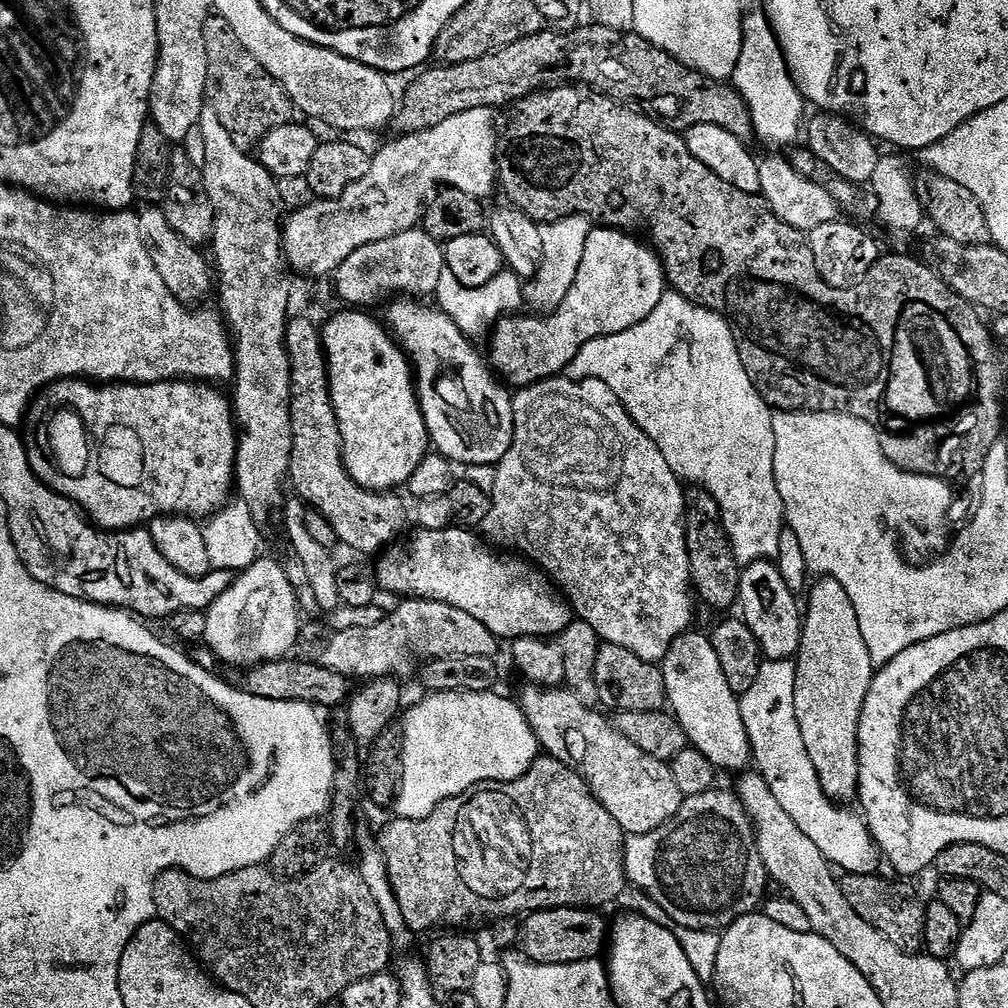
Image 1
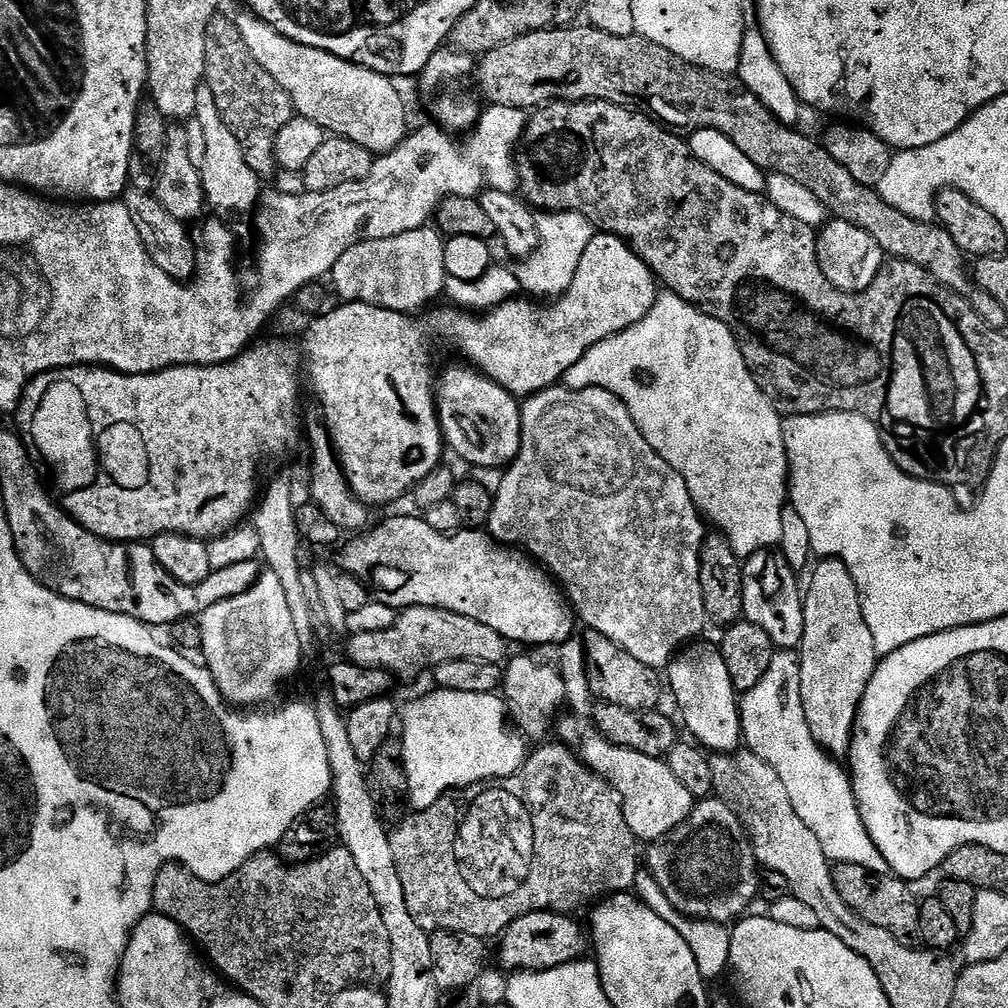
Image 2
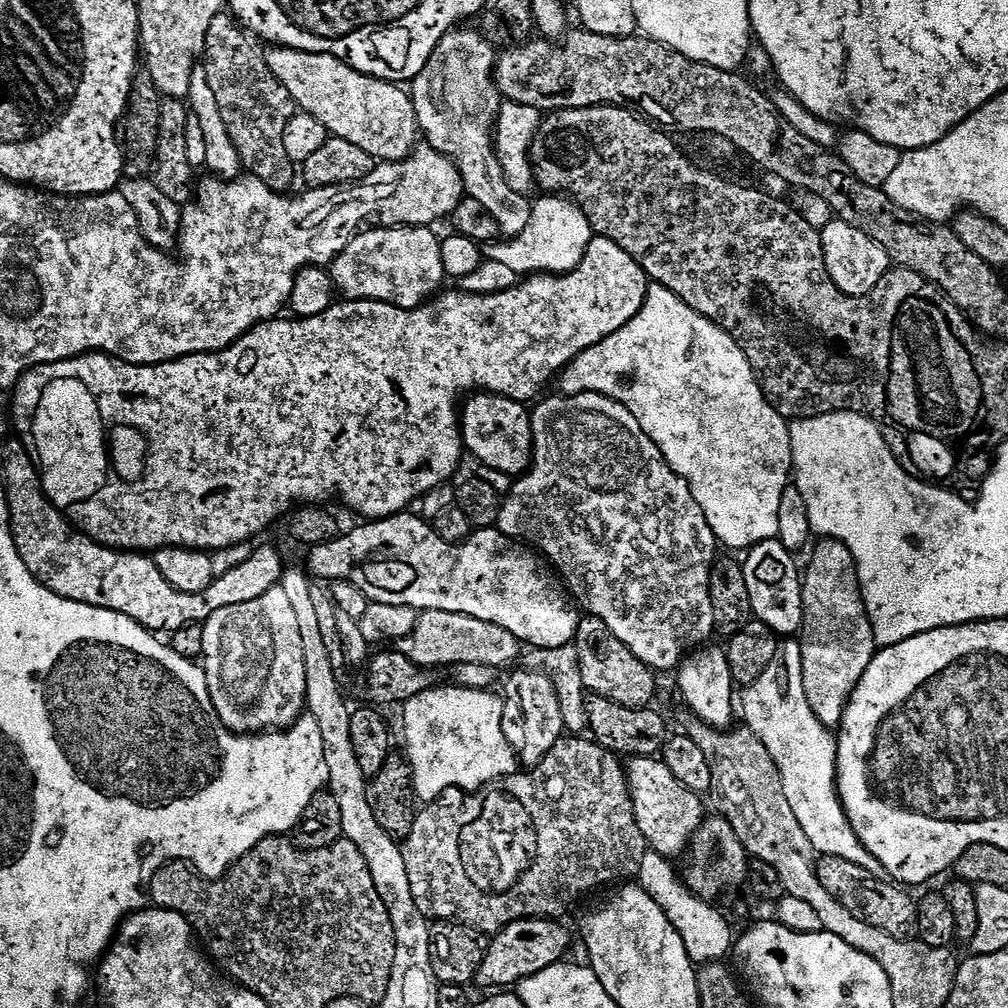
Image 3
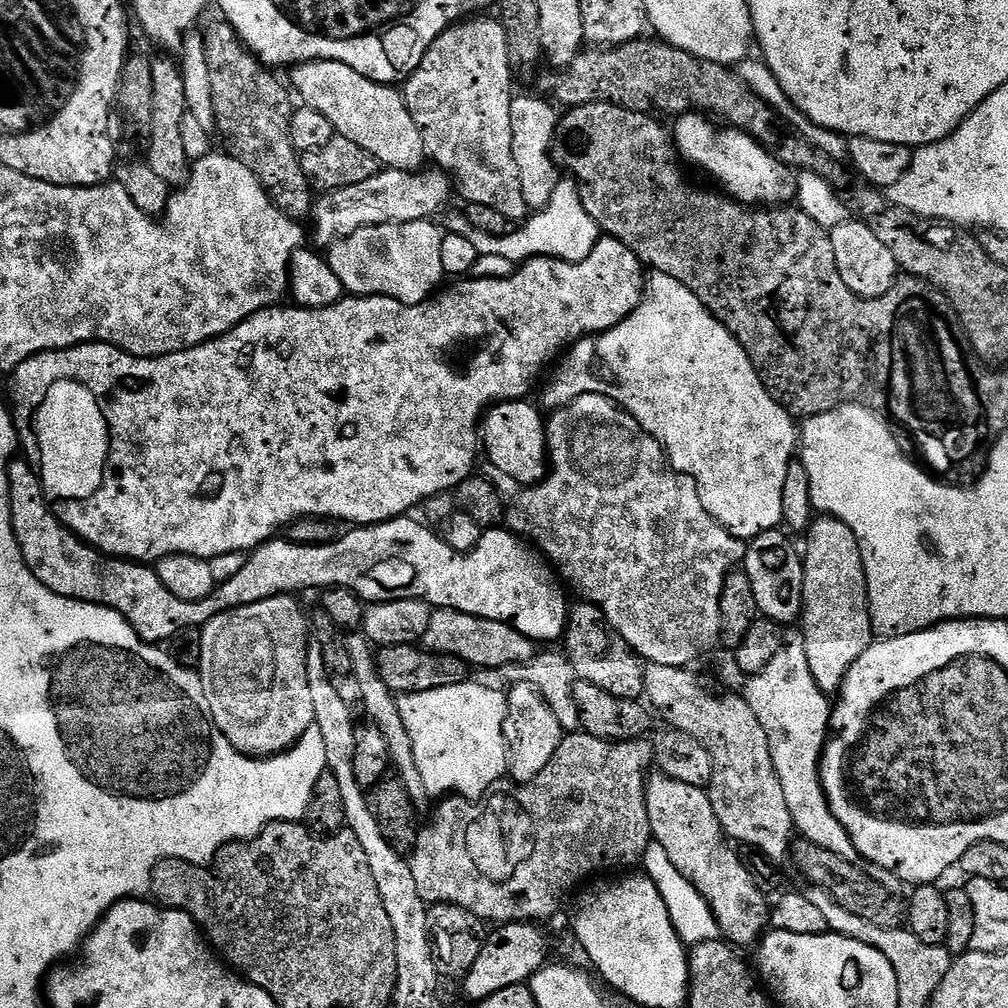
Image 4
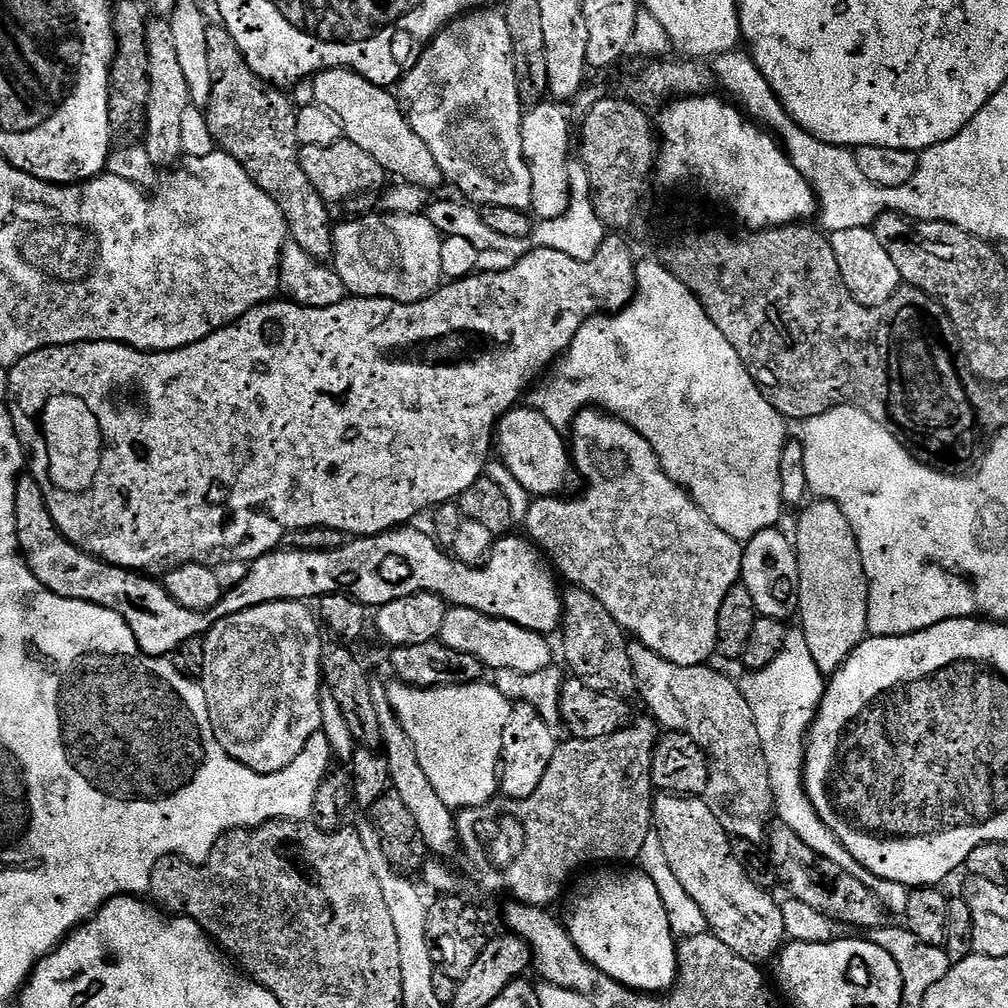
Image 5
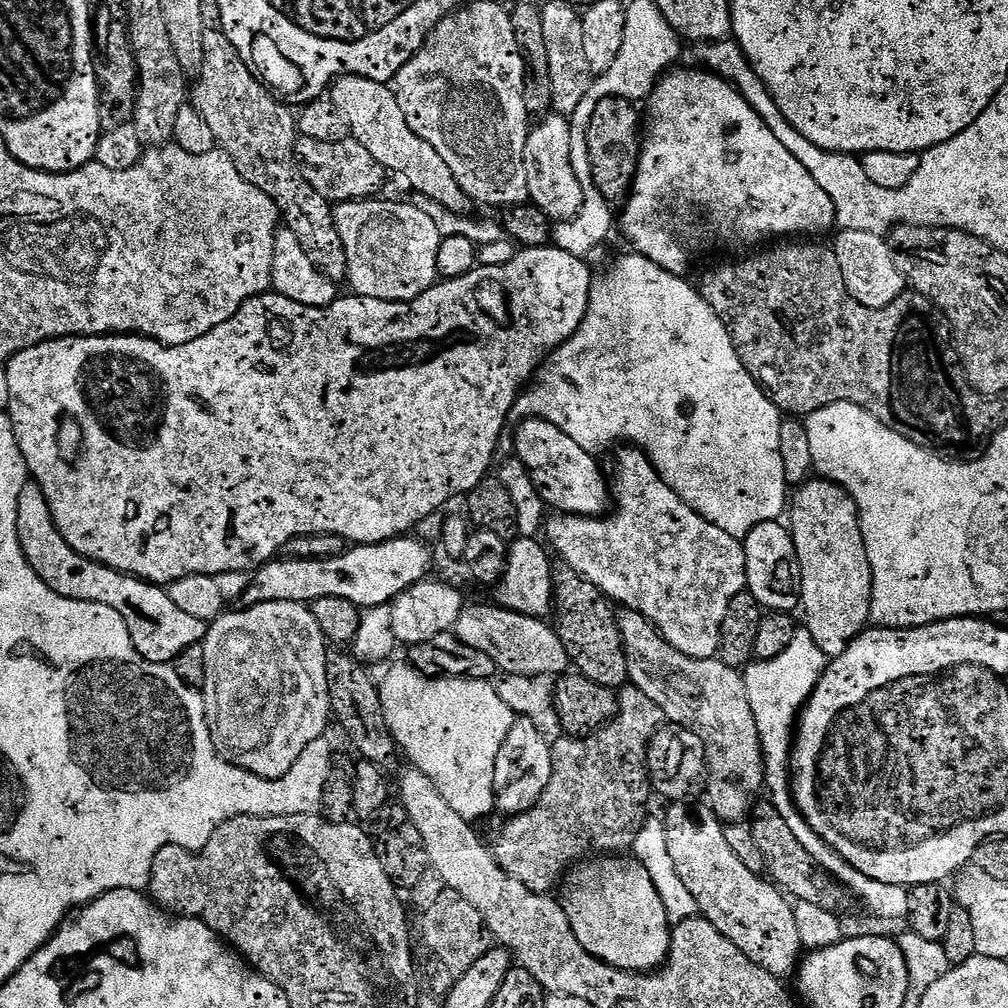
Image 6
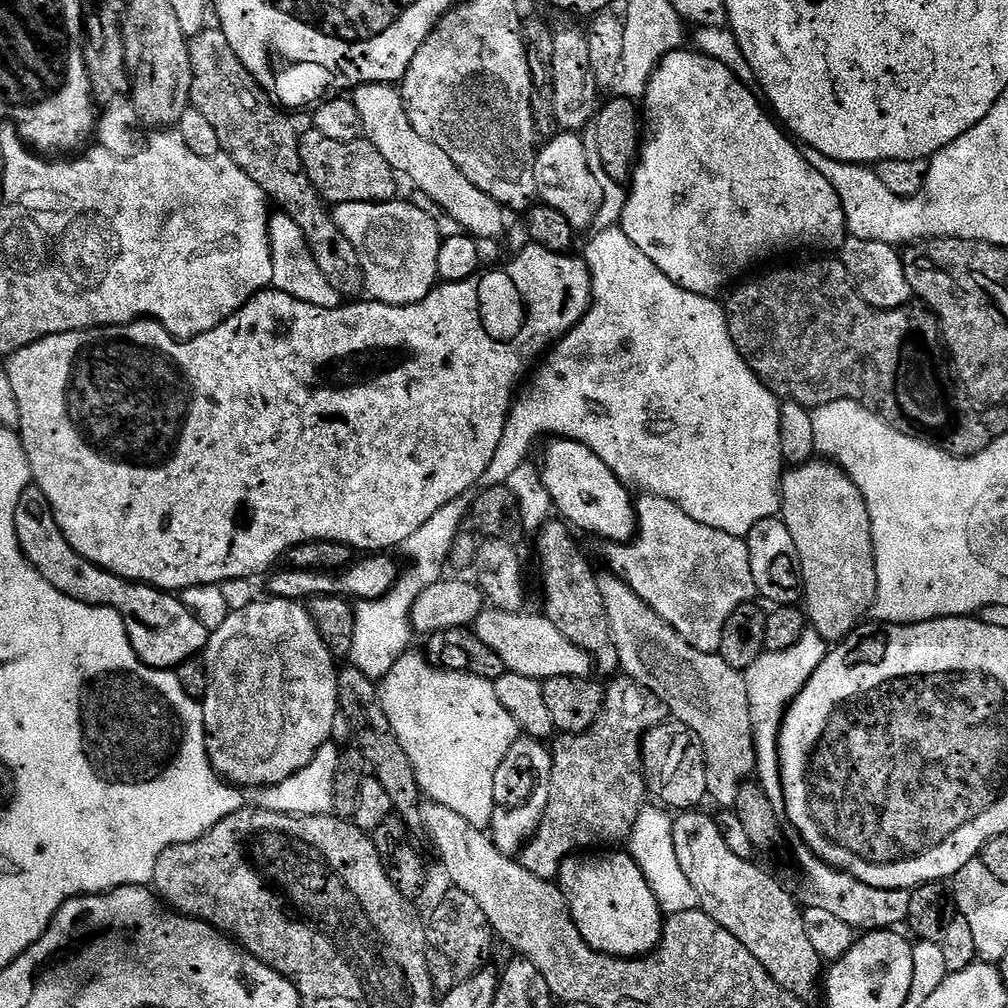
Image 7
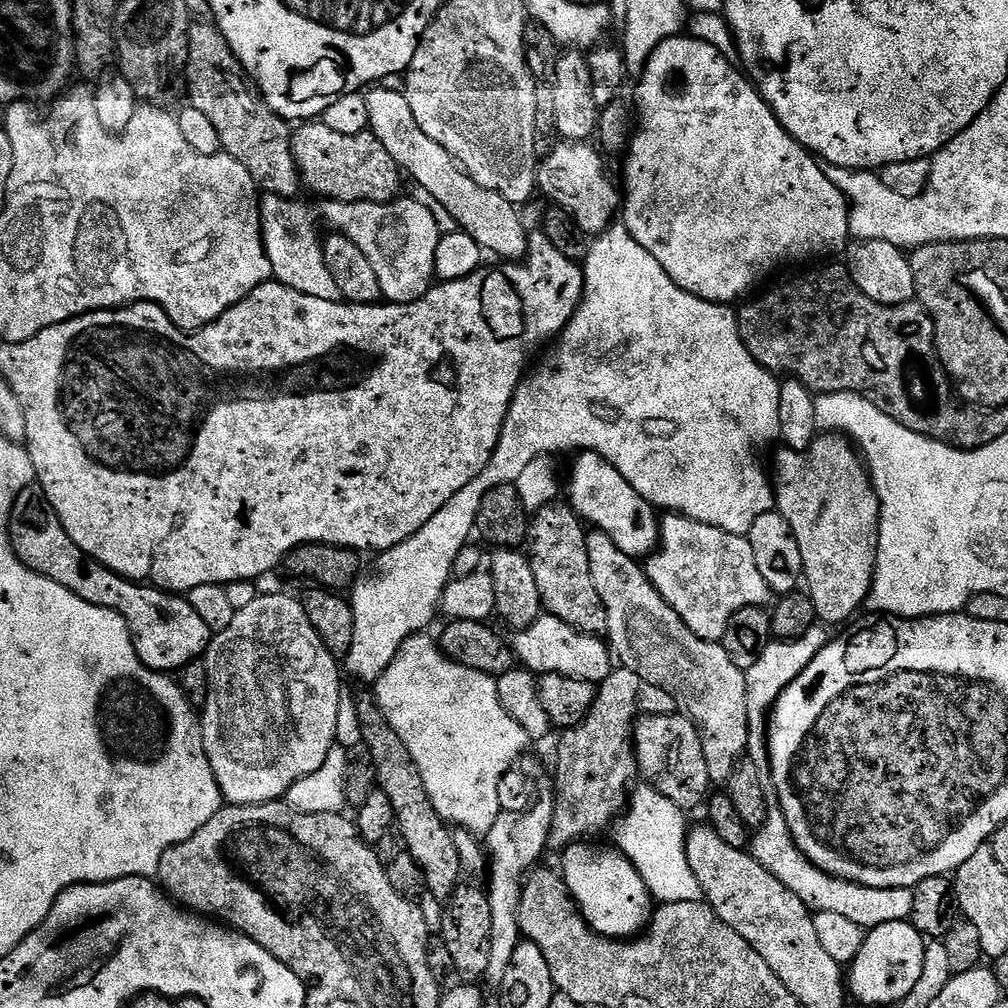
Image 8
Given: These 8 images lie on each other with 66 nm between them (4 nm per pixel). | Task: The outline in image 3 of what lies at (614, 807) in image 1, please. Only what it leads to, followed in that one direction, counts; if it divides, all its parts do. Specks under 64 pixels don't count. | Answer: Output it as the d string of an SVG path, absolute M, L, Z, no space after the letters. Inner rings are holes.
M633 756L627 761L628 789L634 802L638 828L648 839L649 849L669 858L683 853L692 842L692 835L706 819L706 804L697 793L691 792L674 774L663 759L654 756Z

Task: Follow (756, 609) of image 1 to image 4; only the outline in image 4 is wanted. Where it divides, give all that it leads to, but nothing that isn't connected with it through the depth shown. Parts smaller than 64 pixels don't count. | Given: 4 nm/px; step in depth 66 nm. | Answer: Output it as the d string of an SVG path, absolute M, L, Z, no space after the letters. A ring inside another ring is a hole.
M773 530L756 536L747 545L742 561L742 571L754 586L757 609L767 619L775 620L781 626L788 626L792 619L801 615L804 607L802 586L804 585L804 561L801 553L792 549L789 537L783 531Z

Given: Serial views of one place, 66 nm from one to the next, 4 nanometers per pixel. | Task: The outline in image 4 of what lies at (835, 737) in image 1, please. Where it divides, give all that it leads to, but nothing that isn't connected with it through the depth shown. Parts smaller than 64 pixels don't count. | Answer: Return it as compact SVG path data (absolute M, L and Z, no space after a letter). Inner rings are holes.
M821 515L813 519L806 533L802 559L804 561L804 585L802 586L802 635L806 662L810 662L810 674L825 694L839 693L846 674L864 651L874 642L870 602L866 586L866 570L862 566L860 543L840 520Z

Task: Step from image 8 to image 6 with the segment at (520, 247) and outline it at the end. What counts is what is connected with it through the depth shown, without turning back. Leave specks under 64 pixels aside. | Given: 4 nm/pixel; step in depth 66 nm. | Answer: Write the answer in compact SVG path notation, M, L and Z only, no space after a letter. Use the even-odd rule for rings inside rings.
M342 76L330 89L330 99L342 114L346 114L346 122L350 122L351 139L357 140L389 173L401 176L413 189L413 193L434 198L438 206L446 206L446 210L454 210L461 214L473 211L473 201L458 186L458 178L450 174L450 166L442 162L442 154L430 146L406 122L406 114L402 114L402 106L398 106L396 95L387 83L378 80L364 80L360 76Z

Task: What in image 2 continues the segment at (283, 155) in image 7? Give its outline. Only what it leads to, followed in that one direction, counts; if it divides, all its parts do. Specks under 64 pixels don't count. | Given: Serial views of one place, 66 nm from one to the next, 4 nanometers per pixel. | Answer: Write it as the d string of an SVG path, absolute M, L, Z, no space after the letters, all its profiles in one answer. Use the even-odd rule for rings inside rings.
M218 14L210 18L210 26L206 26L204 79L214 94L222 121L226 122L231 133L238 138L238 145L251 170L258 177L267 178L278 172L276 139L282 126L286 126L286 122L293 118L292 100L286 90L282 90L282 86L278 86L278 82L274 82L274 78L270 78L262 66L258 66L258 61L254 54L250 54L246 42L242 42L242 34L238 34L235 19L231 15L224 15Z

